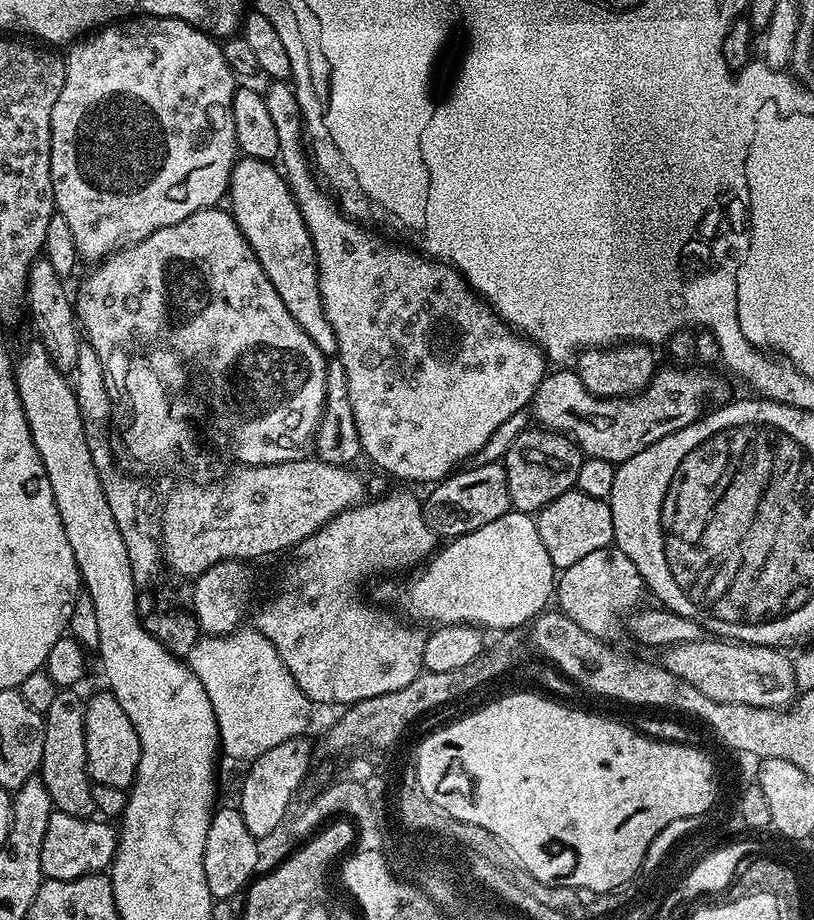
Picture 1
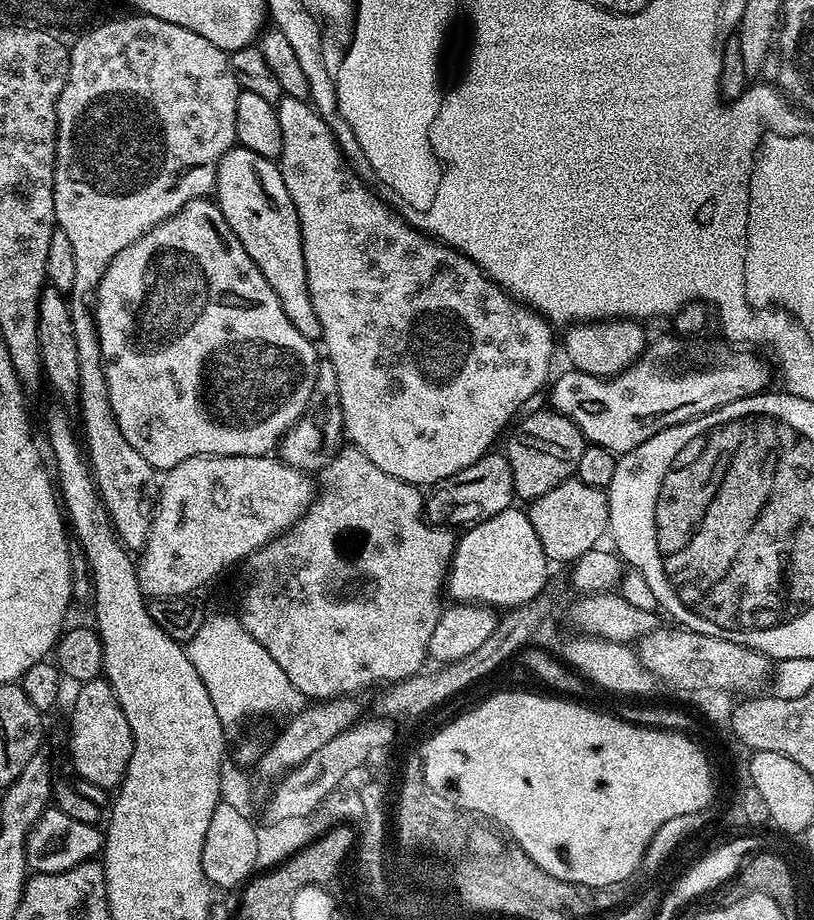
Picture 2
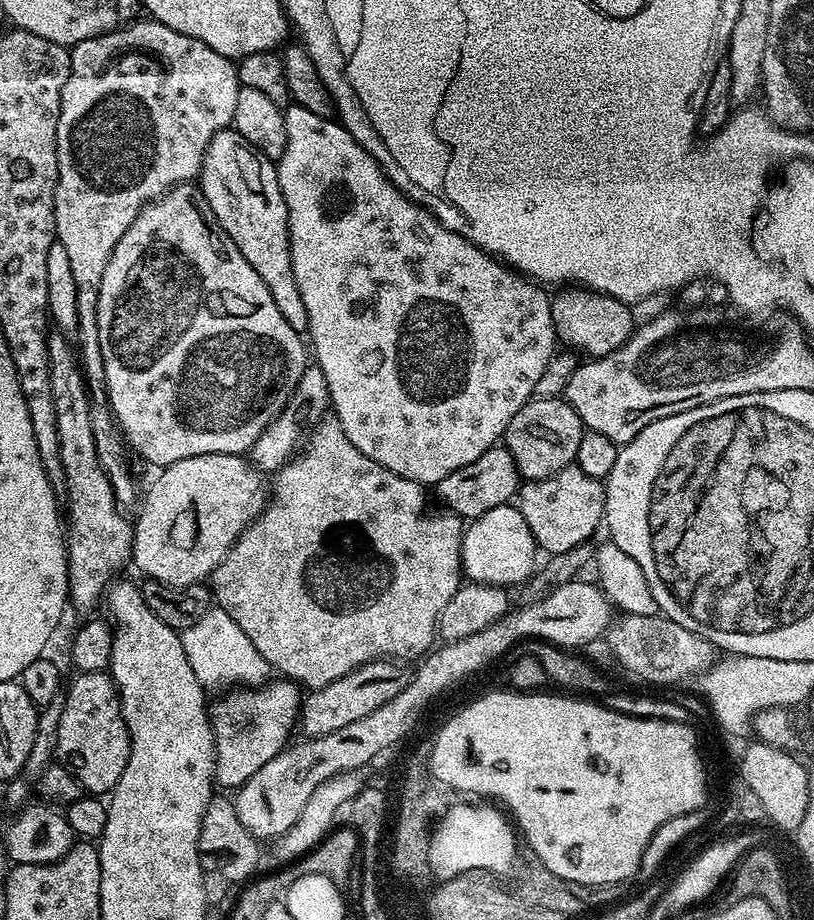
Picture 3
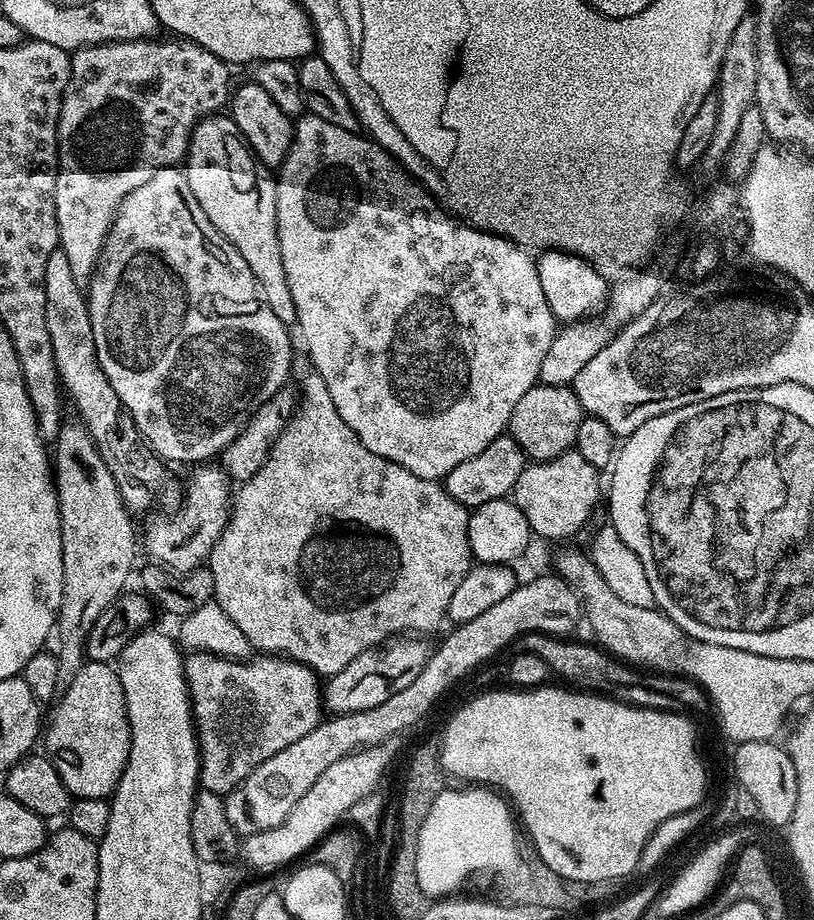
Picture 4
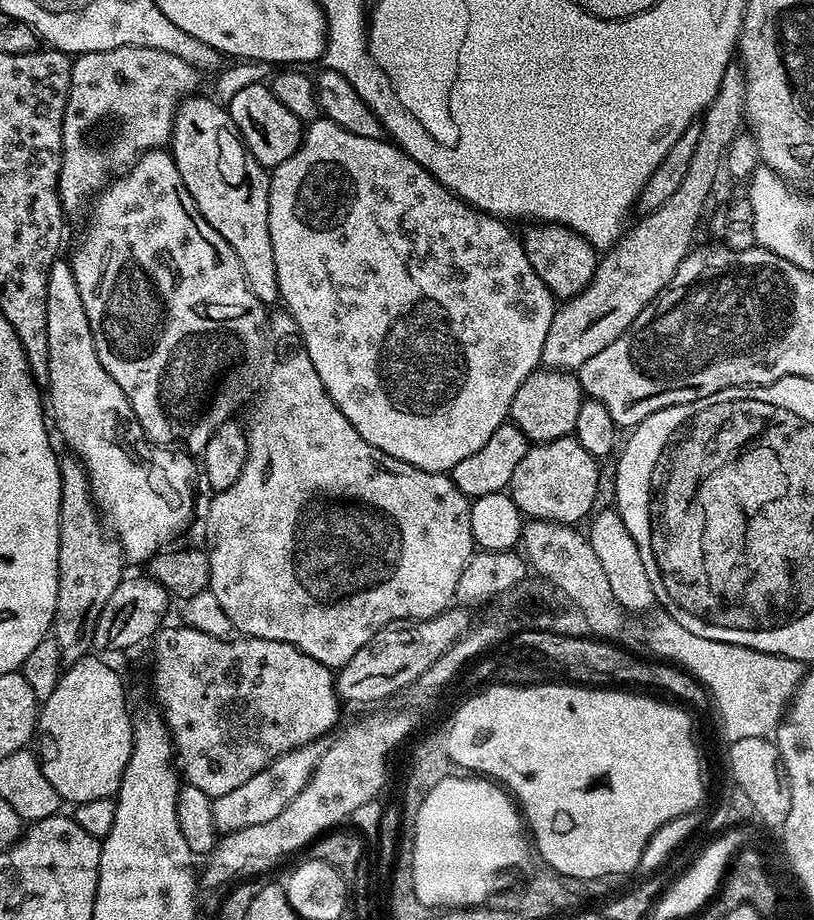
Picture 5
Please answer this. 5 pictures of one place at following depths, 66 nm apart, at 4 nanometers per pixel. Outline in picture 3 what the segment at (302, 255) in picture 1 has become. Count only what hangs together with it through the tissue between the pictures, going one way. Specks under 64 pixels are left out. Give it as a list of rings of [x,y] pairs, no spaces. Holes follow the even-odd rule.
[[[224,128],[210,142],[200,167],[198,187],[206,198],[214,218],[222,230],[242,250],[242,258],[258,270],[258,278],[266,282],[270,298],[290,326],[301,334],[308,331],[306,306],[298,294],[298,282],[294,282],[294,266],[290,262],[290,238],[288,237],[288,211],[282,198],[282,190],[276,173],[277,165],[249,146],[232,128]]]

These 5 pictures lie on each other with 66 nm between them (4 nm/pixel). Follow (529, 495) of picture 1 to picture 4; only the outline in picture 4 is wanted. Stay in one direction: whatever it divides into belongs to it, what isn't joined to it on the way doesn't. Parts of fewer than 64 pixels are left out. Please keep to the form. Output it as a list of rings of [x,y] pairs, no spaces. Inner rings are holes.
[[[538,382],[526,394],[522,394],[514,414],[510,414],[507,431],[522,446],[525,457],[532,462],[553,460],[569,451],[578,438],[578,426],[585,418],[584,407],[578,402],[571,387],[546,385]]]

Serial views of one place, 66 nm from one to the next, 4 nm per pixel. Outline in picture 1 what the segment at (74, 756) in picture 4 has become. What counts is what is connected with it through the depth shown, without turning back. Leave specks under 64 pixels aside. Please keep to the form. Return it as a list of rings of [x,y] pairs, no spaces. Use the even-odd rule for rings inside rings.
[[[101,690],[97,696],[87,697],[84,706],[84,734],[89,777],[98,784],[125,790],[131,788],[138,770],[140,743],[130,718],[126,718],[126,710],[118,706],[111,692]]]

